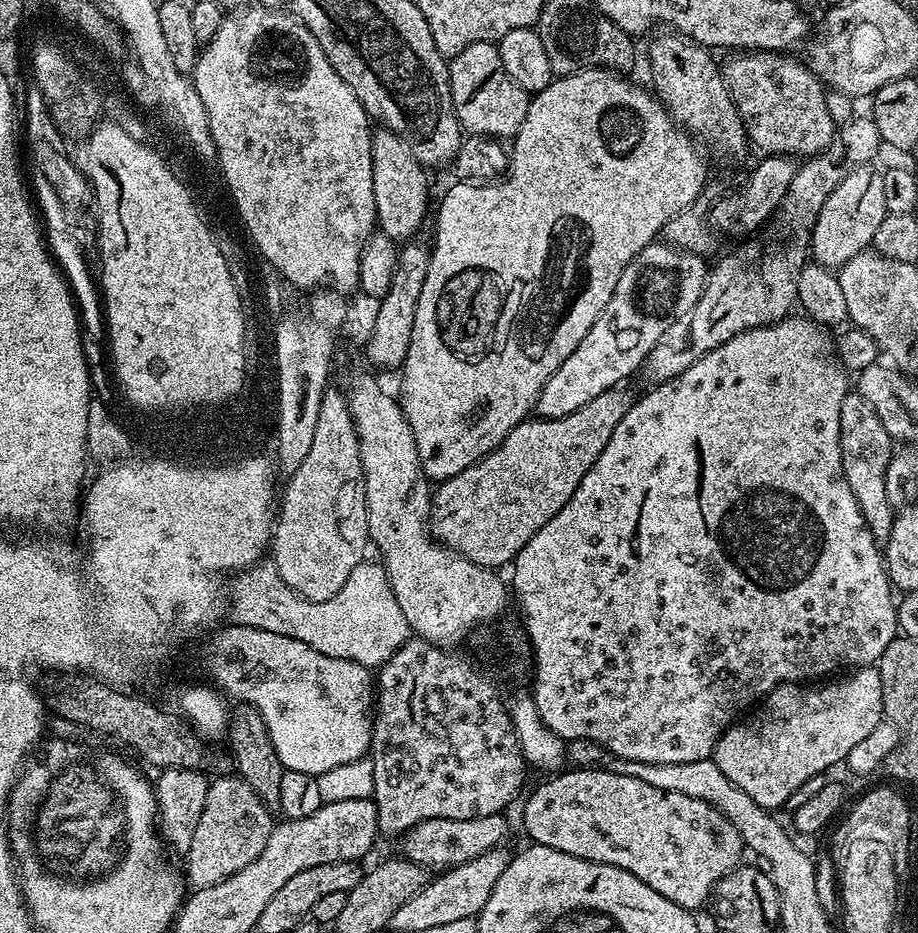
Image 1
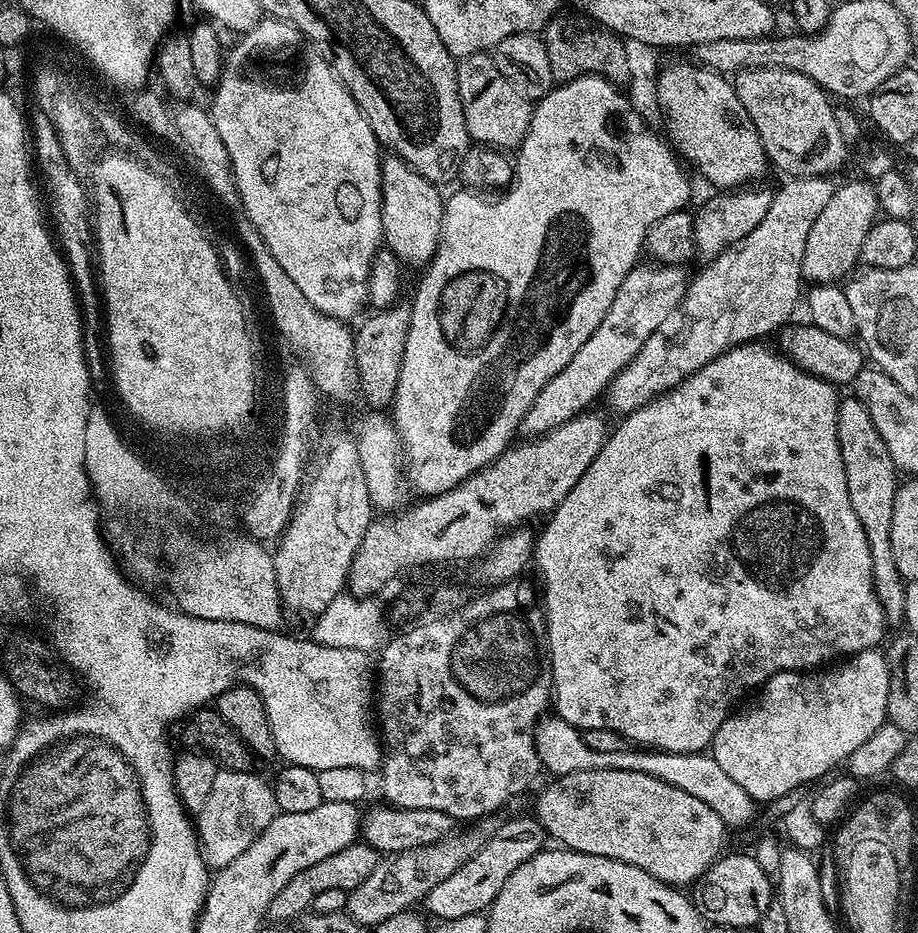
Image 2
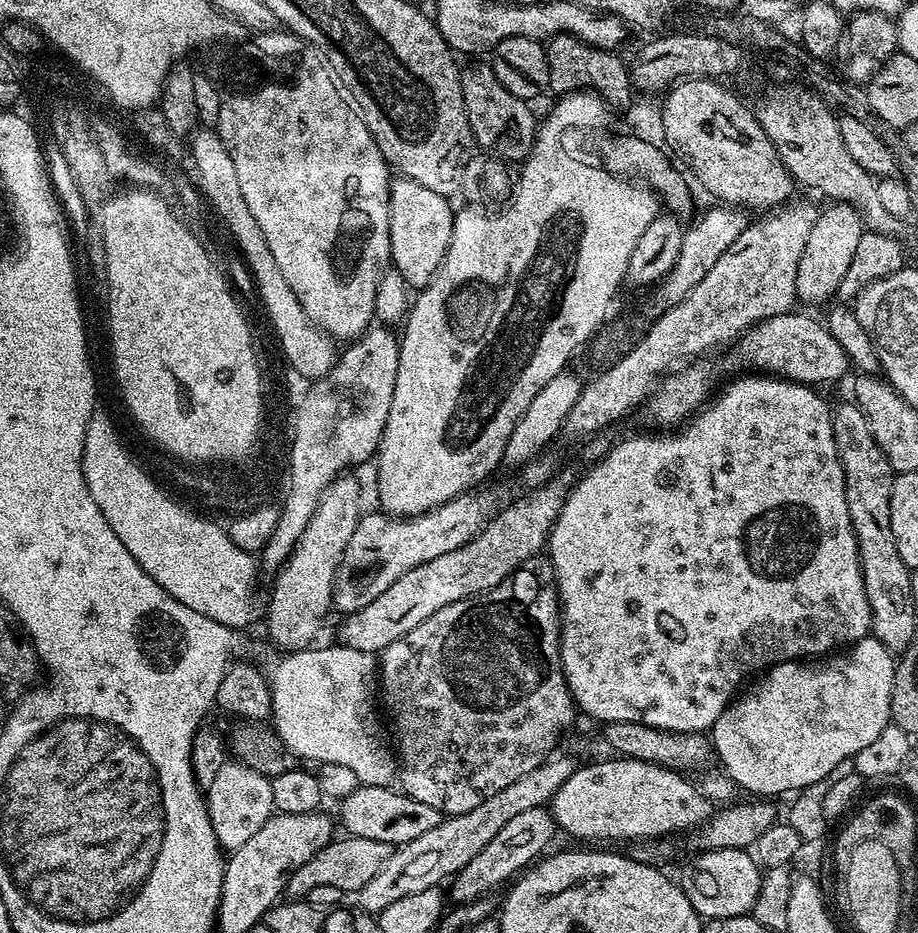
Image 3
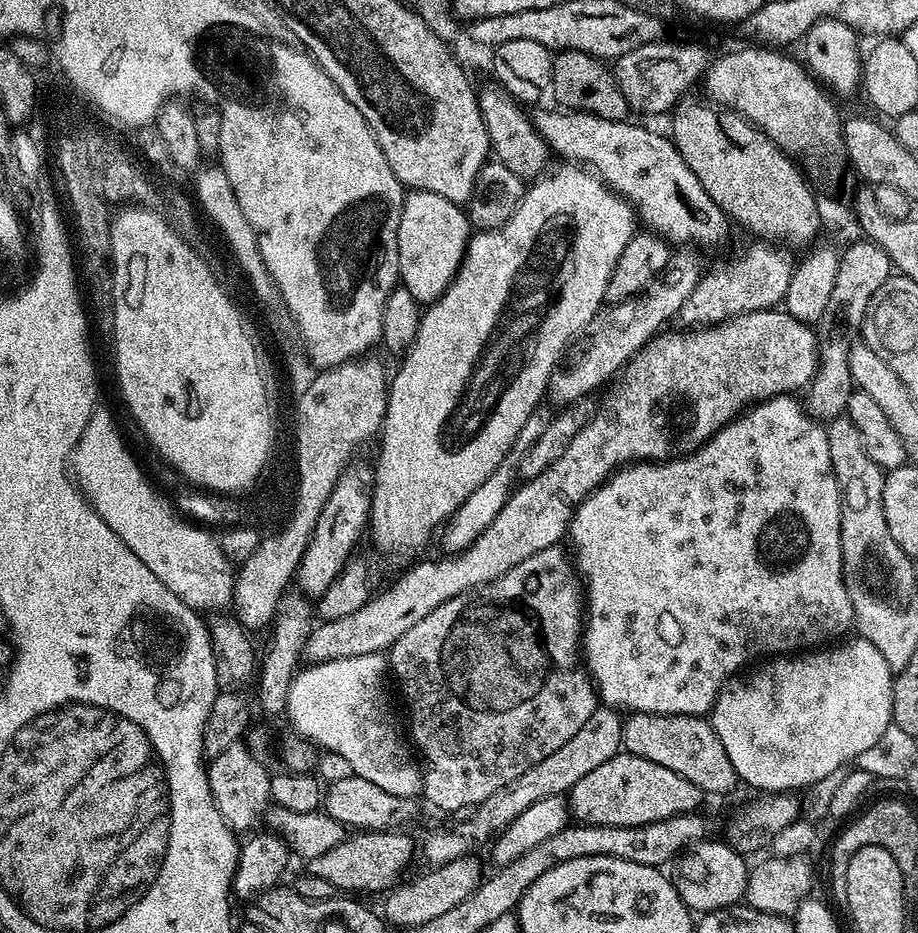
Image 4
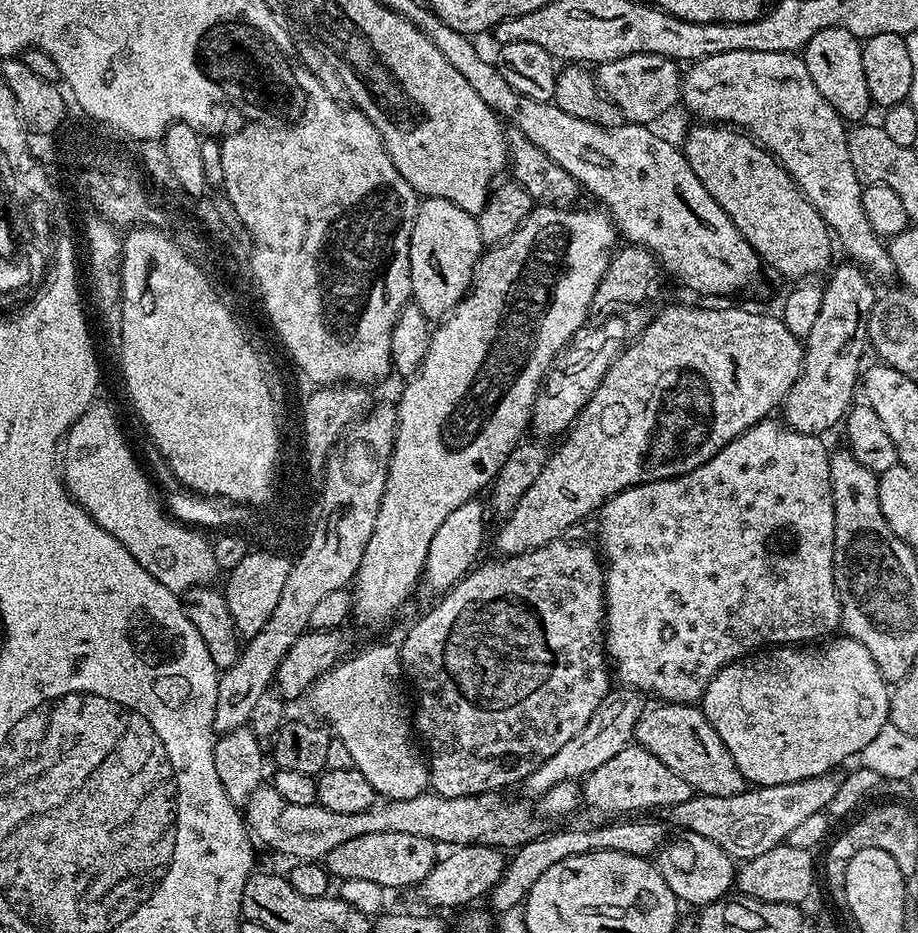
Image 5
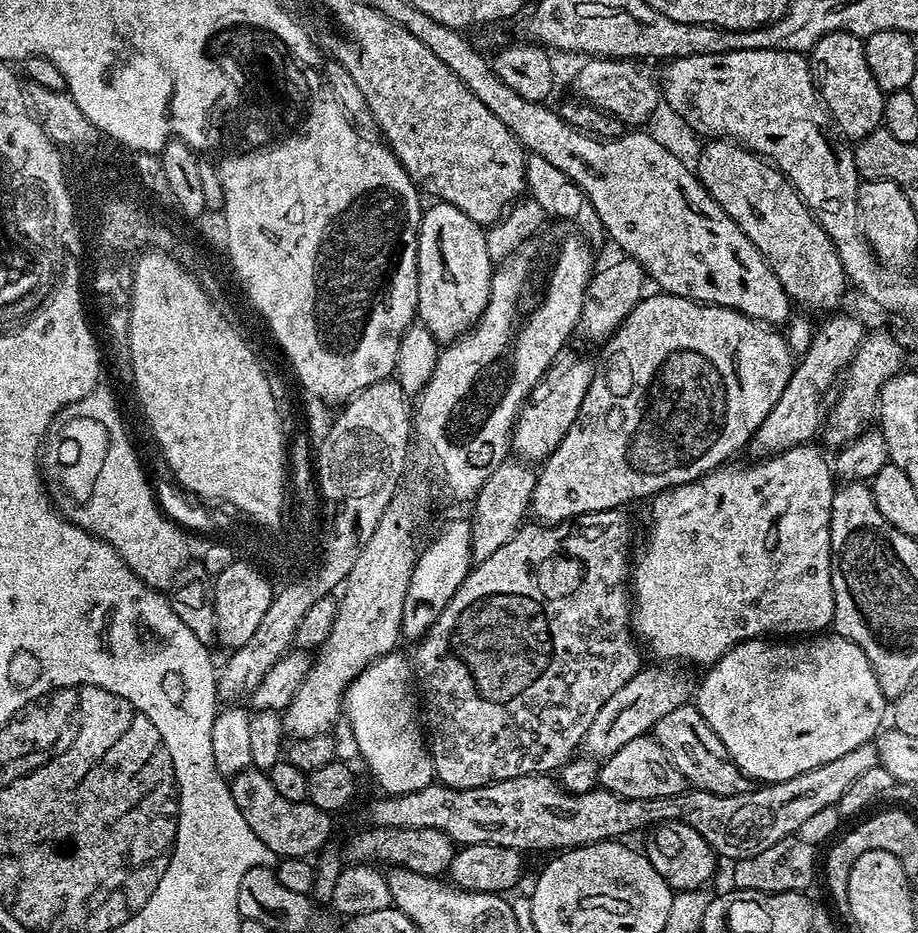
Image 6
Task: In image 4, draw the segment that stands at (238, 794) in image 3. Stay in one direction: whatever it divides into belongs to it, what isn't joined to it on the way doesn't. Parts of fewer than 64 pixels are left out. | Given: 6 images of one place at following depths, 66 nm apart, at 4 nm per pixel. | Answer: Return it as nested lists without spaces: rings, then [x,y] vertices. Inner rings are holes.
[[[241,742],[234,746],[226,746],[222,754],[211,757],[207,770],[212,797],[228,827],[237,834],[252,830],[247,828],[255,826],[256,819],[259,821],[265,815],[270,804],[272,776],[269,769],[262,762],[258,762],[254,754],[250,754],[247,743]]]

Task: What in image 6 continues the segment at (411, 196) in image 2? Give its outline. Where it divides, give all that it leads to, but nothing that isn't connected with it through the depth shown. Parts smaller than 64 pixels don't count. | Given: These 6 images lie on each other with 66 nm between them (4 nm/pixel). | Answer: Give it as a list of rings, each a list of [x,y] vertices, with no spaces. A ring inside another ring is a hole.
[[[432,202],[423,209],[420,217],[420,233],[416,257],[418,258],[418,306],[416,314],[419,323],[430,330],[430,334],[438,342],[451,342],[460,339],[477,320],[480,319],[488,304],[492,289],[492,274],[494,271],[493,253],[486,246],[485,229],[462,210],[453,204]]]

